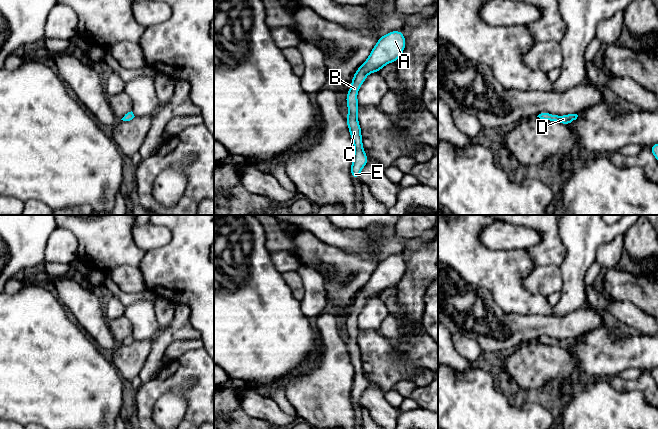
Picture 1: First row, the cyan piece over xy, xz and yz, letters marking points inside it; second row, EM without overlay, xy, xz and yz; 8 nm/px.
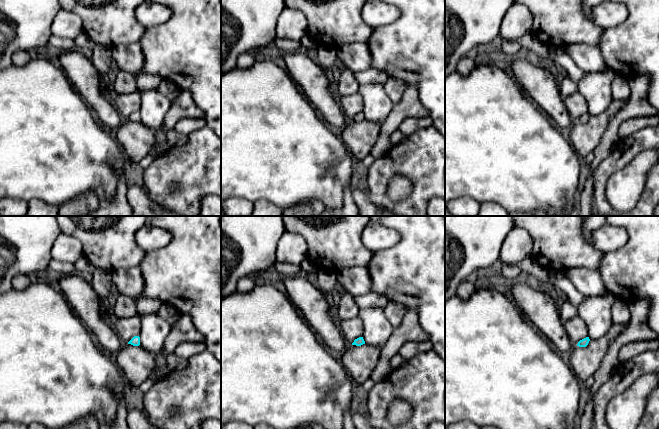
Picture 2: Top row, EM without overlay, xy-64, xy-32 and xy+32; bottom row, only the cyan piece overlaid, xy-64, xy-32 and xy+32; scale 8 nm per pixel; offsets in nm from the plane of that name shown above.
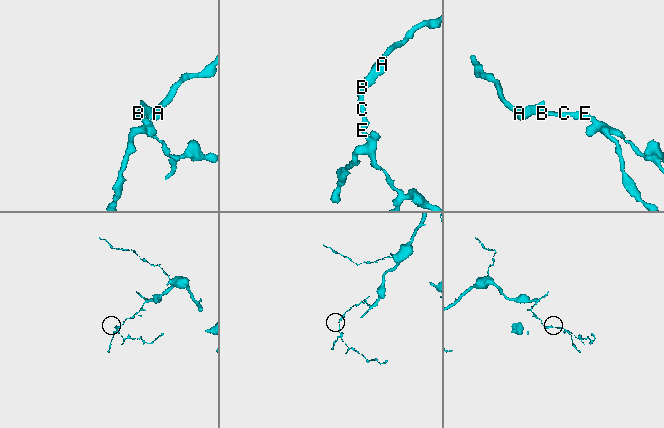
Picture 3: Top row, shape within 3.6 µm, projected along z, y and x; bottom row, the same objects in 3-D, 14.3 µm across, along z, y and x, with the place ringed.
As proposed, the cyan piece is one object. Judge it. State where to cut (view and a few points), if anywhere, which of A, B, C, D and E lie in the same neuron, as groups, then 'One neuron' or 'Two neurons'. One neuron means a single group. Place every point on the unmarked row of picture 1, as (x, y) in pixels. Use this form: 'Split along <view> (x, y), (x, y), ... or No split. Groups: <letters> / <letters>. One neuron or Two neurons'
No split. Groups: A B C D E. One neuron

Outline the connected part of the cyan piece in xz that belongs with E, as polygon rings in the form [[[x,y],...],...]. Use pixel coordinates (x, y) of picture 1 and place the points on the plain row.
[[[392,255],[382,261],[379,262],[377,268],[371,275],[368,283],[365,285],[365,287],[357,293],[357,295],[354,298],[353,304],[351,306],[351,311],[349,316],[346,320],[346,326],[348,328],[348,340],[346,342],[347,349],[351,358],[351,362],[354,367],[354,380],[353,380],[353,386],[351,388],[351,401],[358,403],[360,400],[360,396],[362,392],[367,388],[368,381],[363,375],[363,368],[362,368],[362,360],[361,360],[361,352],[357,343],[357,337],[358,337],[358,326],[357,326],[357,316],[358,313],[361,311],[363,306],[366,303],[366,300],[369,297],[372,296],[378,296],[382,293],[383,290],[385,290],[388,287],[397,285],[400,280],[402,279],[402,276],[406,270],[405,262],[402,255]]]

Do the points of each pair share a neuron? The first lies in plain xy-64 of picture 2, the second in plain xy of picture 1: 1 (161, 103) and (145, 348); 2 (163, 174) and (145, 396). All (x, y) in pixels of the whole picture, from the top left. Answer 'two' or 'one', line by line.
1: two
2: one

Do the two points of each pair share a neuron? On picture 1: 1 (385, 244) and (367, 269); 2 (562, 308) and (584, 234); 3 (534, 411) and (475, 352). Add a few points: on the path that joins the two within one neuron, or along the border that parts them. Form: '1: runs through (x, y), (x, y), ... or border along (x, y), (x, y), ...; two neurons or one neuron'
1: border along (351, 253), (364, 258), (375, 258), (379, 261); two neurons
2: runs through (573, 290), (573, 269), (581, 252); one neuron
3: border along (480, 361), (474, 364); two neurons

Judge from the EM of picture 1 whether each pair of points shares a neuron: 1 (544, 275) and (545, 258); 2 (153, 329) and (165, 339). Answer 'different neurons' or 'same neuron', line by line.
1: different neurons
2: different neurons

